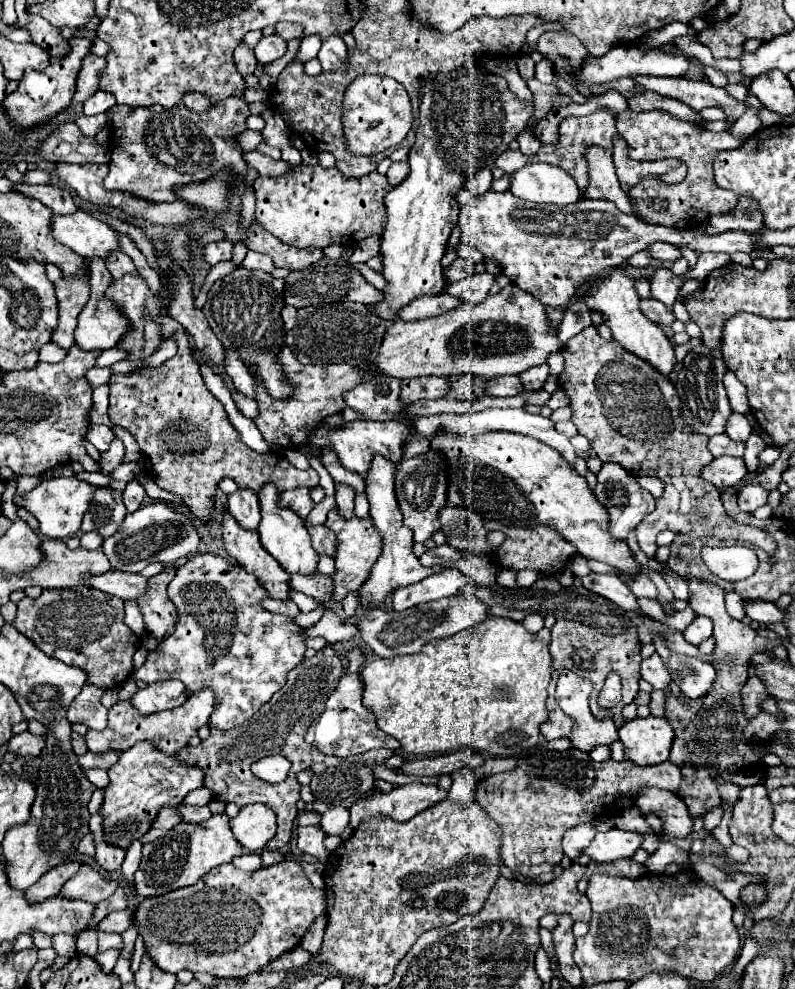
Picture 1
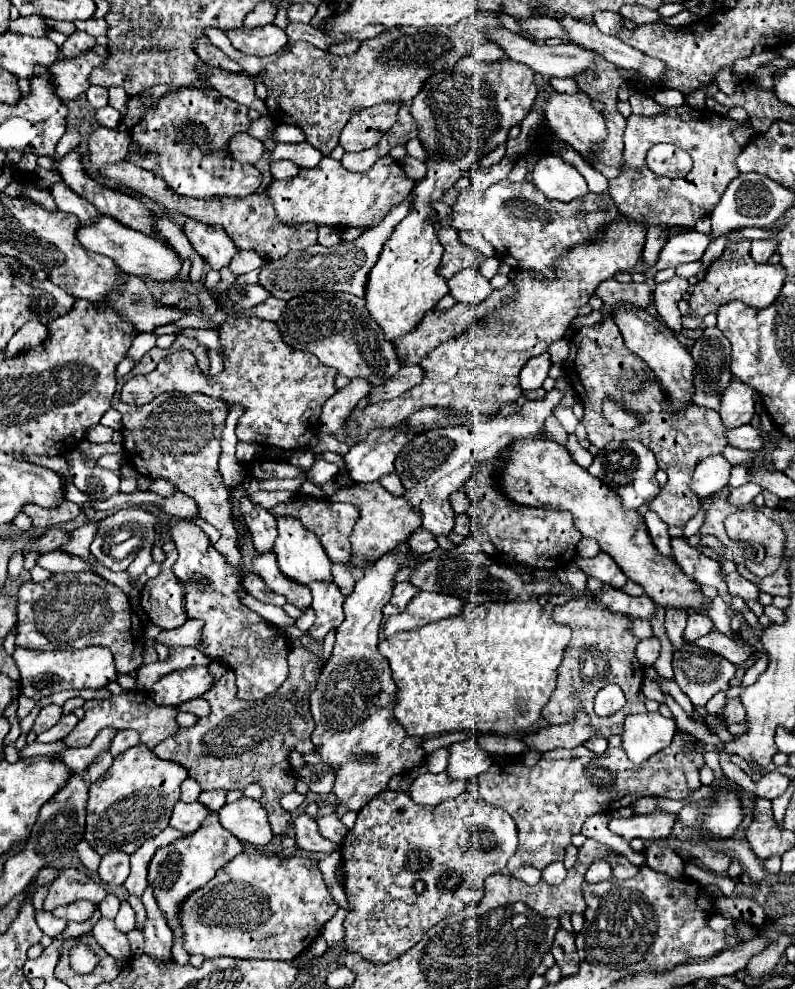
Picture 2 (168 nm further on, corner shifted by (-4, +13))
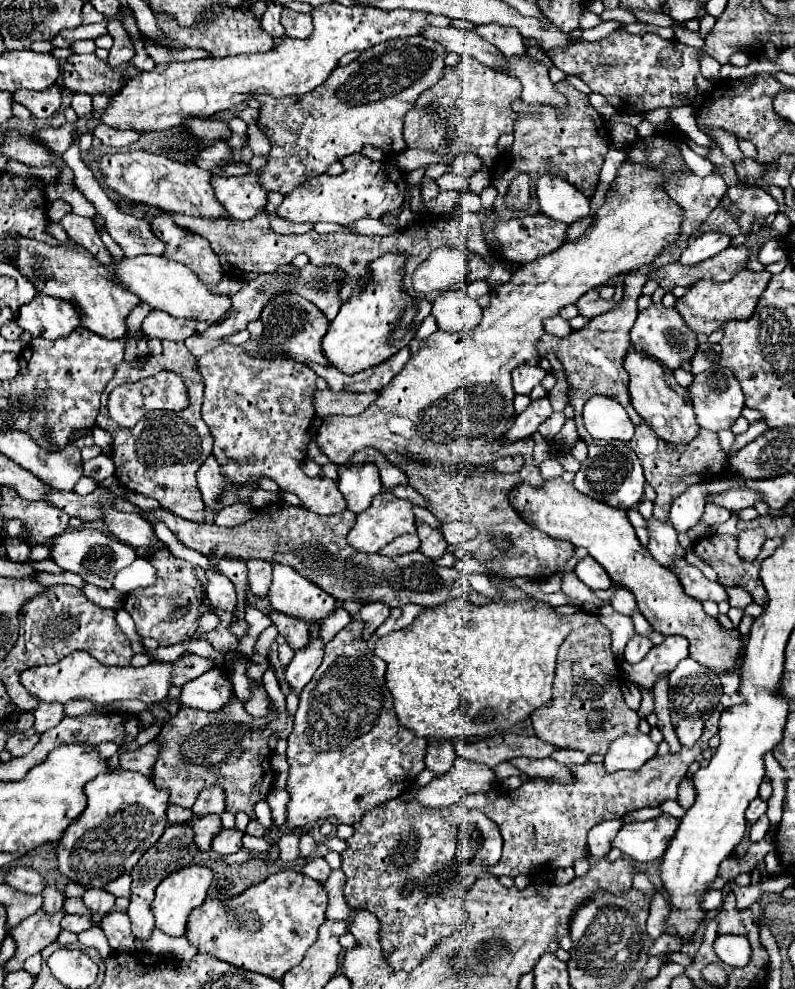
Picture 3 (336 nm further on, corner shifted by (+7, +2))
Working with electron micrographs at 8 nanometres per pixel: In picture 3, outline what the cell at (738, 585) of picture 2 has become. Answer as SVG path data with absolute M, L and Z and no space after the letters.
M679 559L677 561L677 567L673 569L673 573L679 577L679 581L683 583L687 595L695 597L697 601L715 601L715 603L721 603L721 601L729 601L729 595L727 595L727 589L717 583L717 581L709 581L703 577L703 573L689 565L685 559Z

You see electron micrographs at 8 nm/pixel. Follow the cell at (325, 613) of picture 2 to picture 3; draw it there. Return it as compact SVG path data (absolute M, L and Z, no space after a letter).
M321 623L309 625L311 639L309 639L307 647L303 647L301 651L295 651L295 657L291 659L291 663L287 667L287 681L289 681L291 689L297 693L301 693L301 689L309 683L309 679L313 677L313 673L321 665L325 645L319 637L319 631L321 631Z

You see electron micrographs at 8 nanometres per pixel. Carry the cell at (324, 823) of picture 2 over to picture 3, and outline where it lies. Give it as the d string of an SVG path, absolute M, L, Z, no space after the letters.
M303 833L299 849L301 849L301 857L313 857L317 853L317 841L309 833Z

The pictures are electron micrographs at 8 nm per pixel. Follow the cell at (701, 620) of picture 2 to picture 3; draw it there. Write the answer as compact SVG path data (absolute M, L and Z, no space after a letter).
M671 635L661 645L653 647L641 663L633 667L621 663L621 673L639 687L653 687L657 677L669 675L685 657L689 657L689 641L681 635Z

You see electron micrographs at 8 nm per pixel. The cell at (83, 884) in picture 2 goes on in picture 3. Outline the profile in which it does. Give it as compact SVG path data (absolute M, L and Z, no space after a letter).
M39 909L37 913L33 913L25 921L21 921L15 929L9 929L13 939L17 941L17 955L13 955L13 959L9 959L7 973L23 969L23 963L27 957L43 951L49 943L53 943L57 939L57 933L61 931L59 921L63 915L65 915L63 909L53 915Z

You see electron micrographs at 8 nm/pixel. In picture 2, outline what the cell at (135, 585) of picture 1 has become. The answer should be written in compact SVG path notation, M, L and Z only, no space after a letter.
M46 552L44 556L40 556L36 560L36 564L40 568L46 568L50 570L52 574L56 572L82 572L82 570L92 570L82 558L78 556L72 556L72 554L66 554L66 552Z

